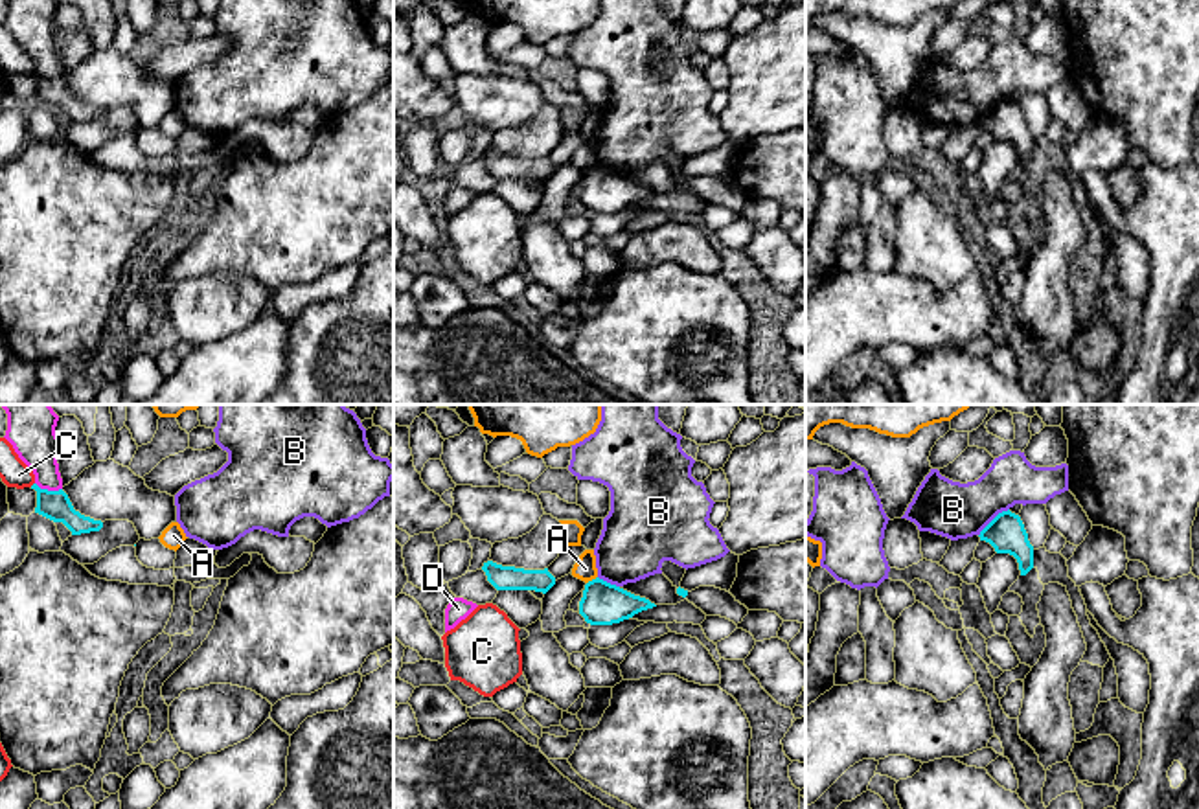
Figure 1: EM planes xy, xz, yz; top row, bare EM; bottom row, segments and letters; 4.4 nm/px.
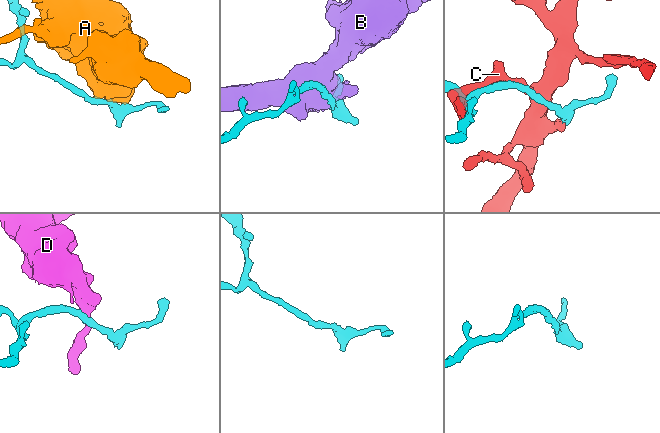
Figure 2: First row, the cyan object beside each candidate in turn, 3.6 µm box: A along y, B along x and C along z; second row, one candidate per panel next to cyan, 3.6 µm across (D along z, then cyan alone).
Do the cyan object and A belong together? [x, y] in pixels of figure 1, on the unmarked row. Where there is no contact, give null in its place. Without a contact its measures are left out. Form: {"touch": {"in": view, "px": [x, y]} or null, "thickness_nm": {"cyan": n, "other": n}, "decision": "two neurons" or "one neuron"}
{"touch": {"in": "xz", "px": [593, 168]}, "thickness_nm": {"cyan": 190, "other": 100}, "decision": "two neurons"}

